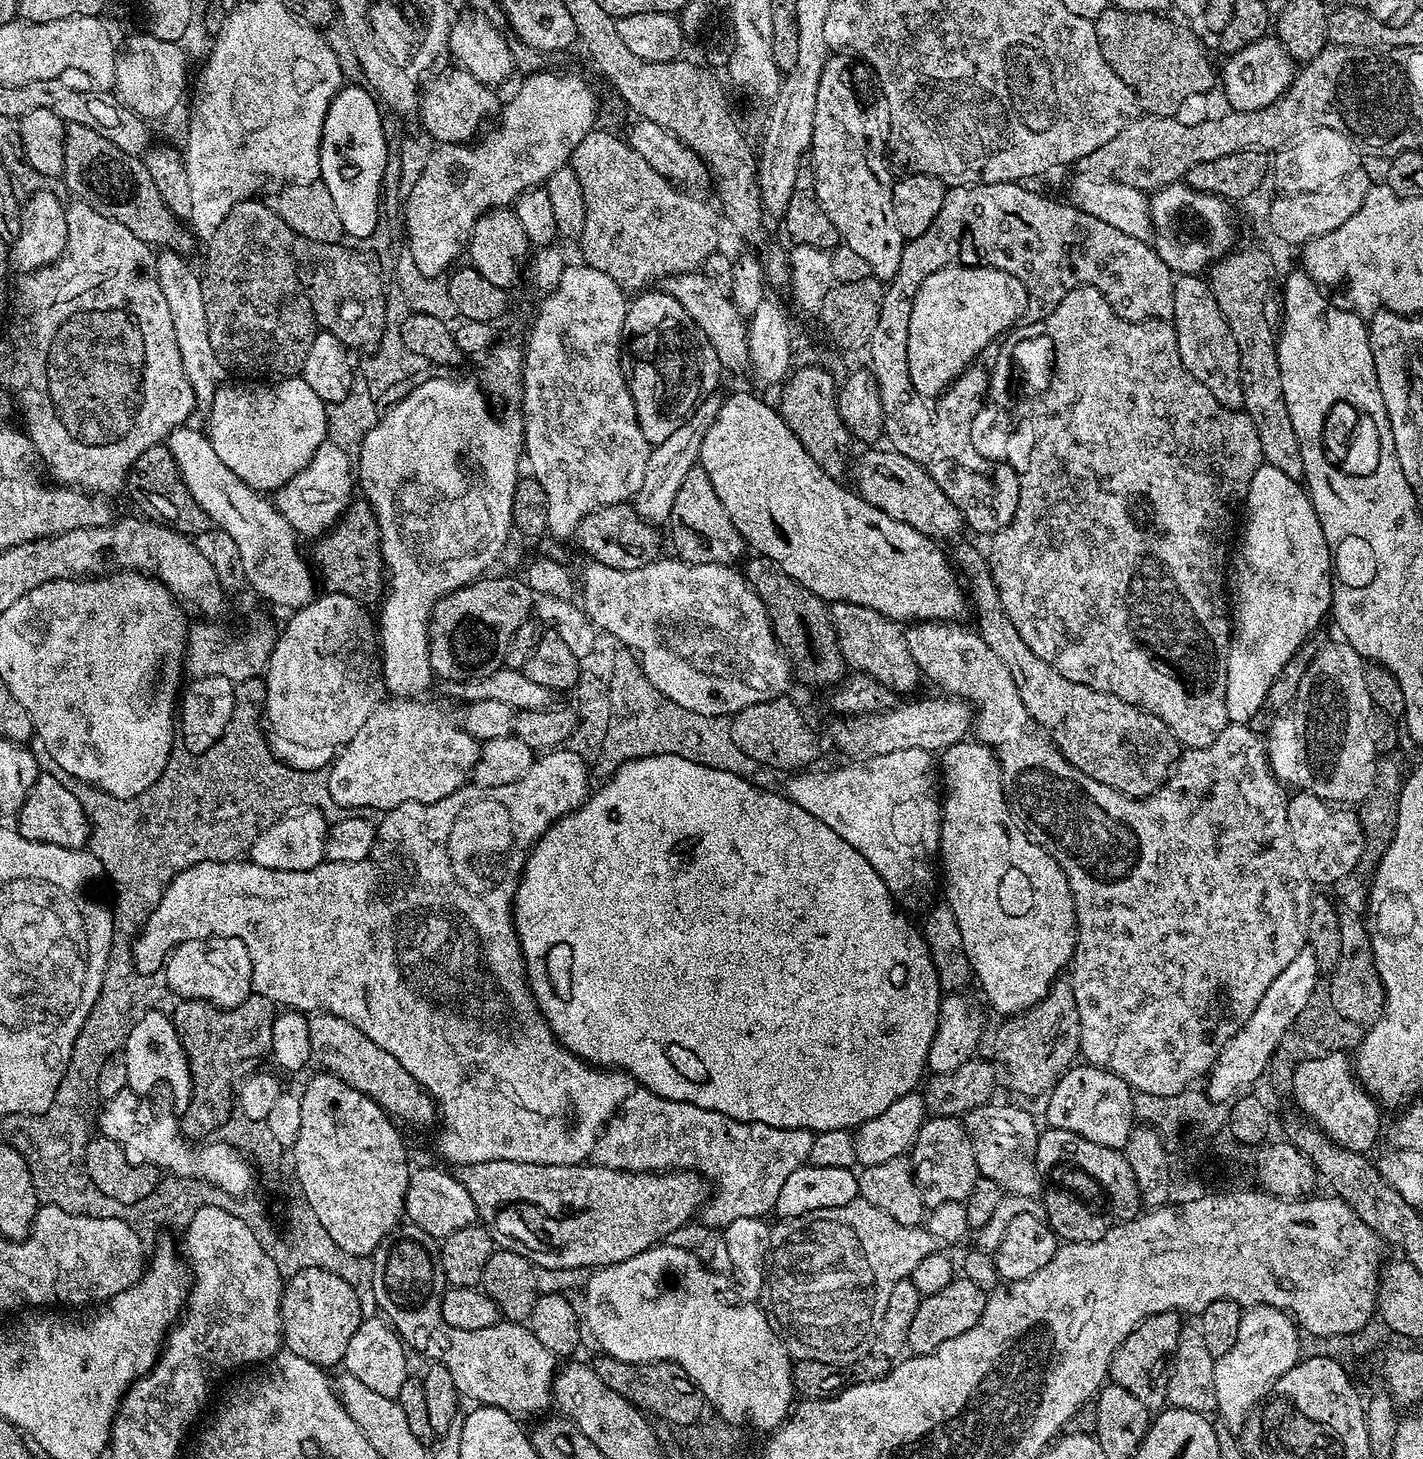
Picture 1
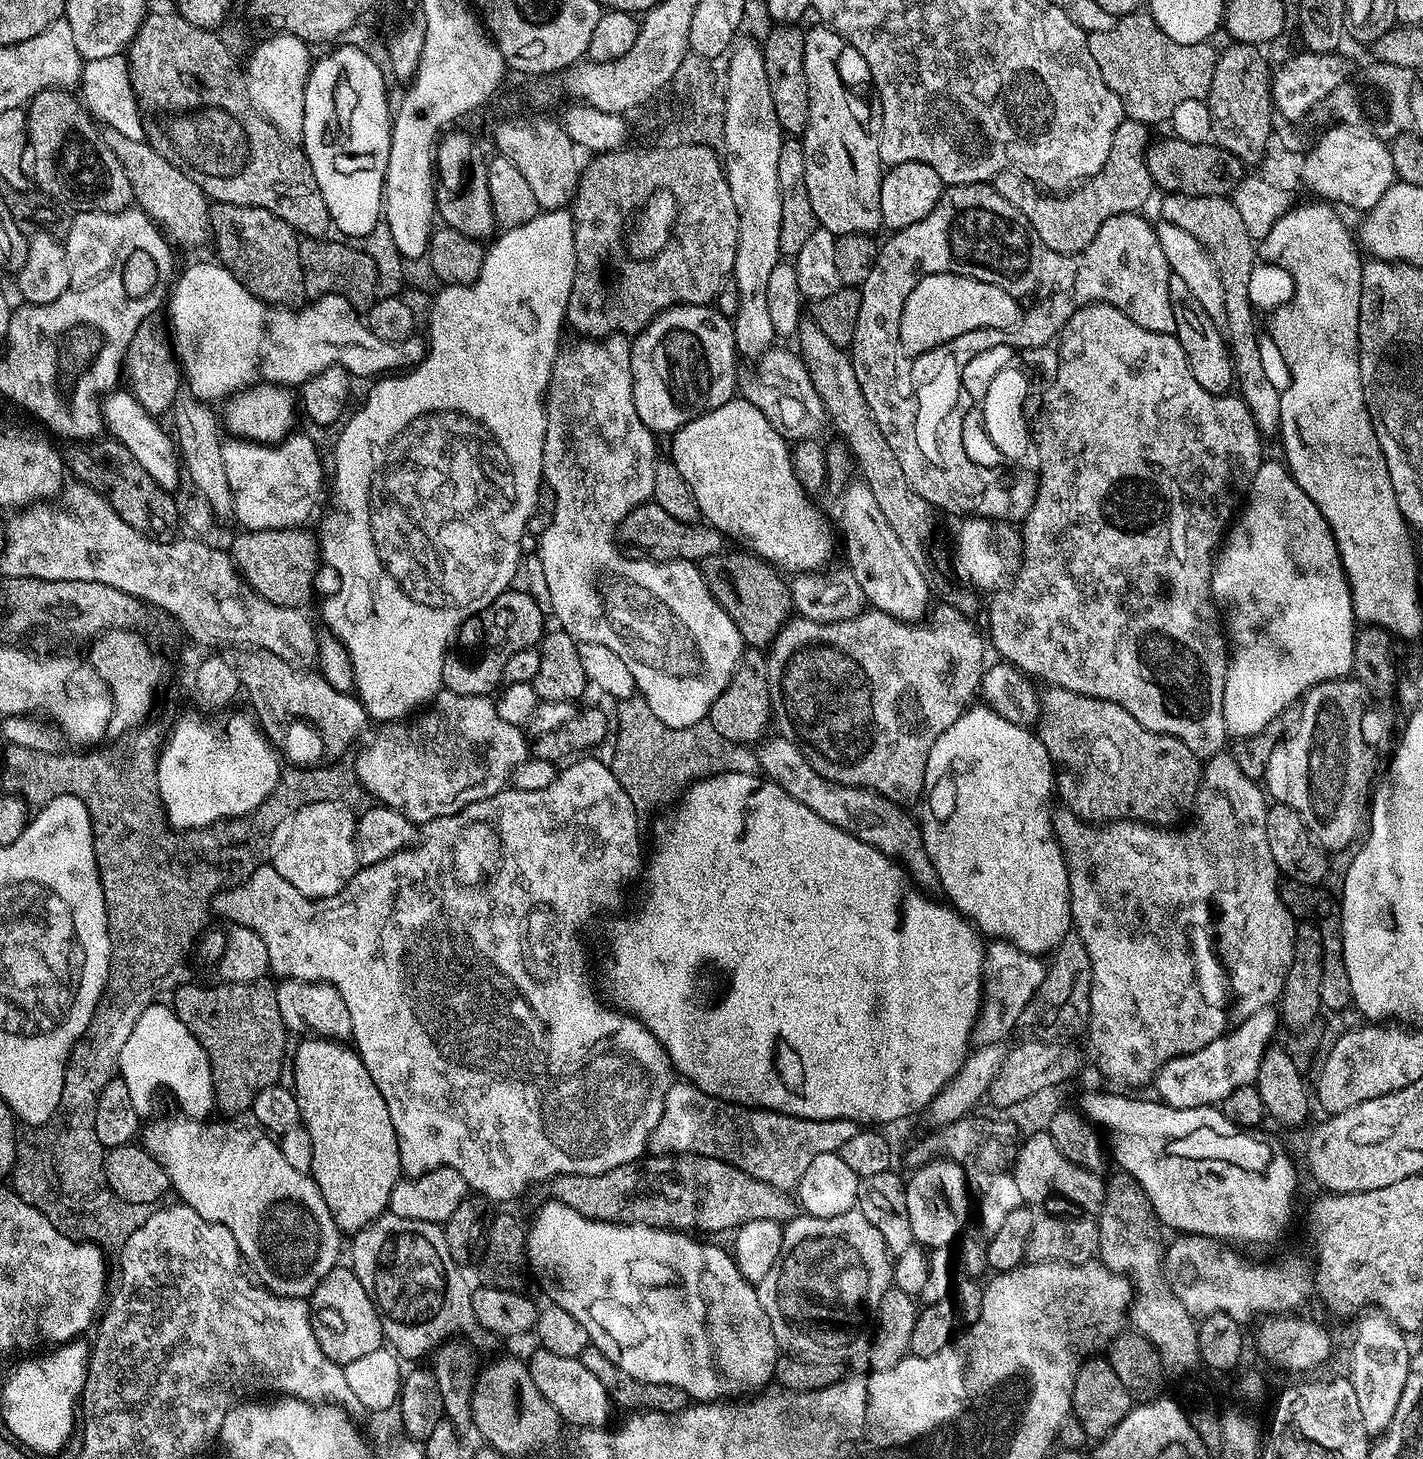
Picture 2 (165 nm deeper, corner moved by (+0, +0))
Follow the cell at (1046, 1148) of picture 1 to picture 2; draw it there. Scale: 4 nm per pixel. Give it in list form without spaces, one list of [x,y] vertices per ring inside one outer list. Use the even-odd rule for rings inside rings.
[[[1047,1131],[1029,1135],[1019,1145],[1016,1159],[1010,1169],[1010,1182],[1018,1186],[1018,1194],[1022,1194],[1024,1204],[1037,1206],[1047,1196],[1065,1196],[1077,1204],[1079,1211],[1084,1214],[1098,1214],[1108,1197],[1108,1185],[1105,1177],[1099,1172],[1092,1172],[1074,1163],[1058,1150],[1054,1138]]]

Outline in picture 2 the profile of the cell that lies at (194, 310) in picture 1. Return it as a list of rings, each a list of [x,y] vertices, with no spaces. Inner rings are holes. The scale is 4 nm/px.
[[[199,398],[192,400],[177,399],[170,409],[170,417],[176,423],[174,428],[174,443],[178,449],[178,455],[186,469],[186,476],[192,479],[192,484],[205,496],[207,507],[213,517],[231,517],[234,510],[234,494],[230,494],[230,481],[226,478],[226,465],[222,462],[222,446],[224,440],[222,424],[211,412],[209,405]]]

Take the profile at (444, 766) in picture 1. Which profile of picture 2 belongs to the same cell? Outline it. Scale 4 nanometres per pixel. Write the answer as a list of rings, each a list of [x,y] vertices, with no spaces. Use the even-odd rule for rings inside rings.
[[[441,690],[436,694],[434,707],[436,707],[436,709],[434,709],[433,712],[426,713],[425,716],[417,715],[415,717],[415,720],[417,719],[416,724],[408,724],[412,722],[385,723],[383,727],[381,727],[384,729],[361,750],[360,757],[354,760],[356,779],[359,780],[360,785],[372,795],[373,801],[379,802],[383,807],[398,810],[417,826],[423,826],[423,824],[430,822],[434,818],[442,818],[443,816],[460,812],[466,806],[470,806],[482,798],[490,798],[494,794],[503,792],[505,788],[509,787],[512,775],[516,772],[517,766],[524,763],[530,756],[529,737],[525,735],[519,727],[511,725],[510,722],[504,722],[502,718],[498,716],[495,703],[493,703],[488,696],[467,696],[466,694],[454,694],[447,690]]]

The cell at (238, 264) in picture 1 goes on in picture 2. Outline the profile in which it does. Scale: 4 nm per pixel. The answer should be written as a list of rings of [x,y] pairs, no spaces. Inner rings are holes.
[[[213,203],[208,210],[212,220],[210,233],[211,243],[216,243],[219,263],[229,268],[239,280],[265,304],[275,304],[281,308],[297,309],[305,303],[304,278],[302,262],[299,260],[301,237],[282,218],[278,218],[270,210],[254,206],[238,206],[237,204]]]

